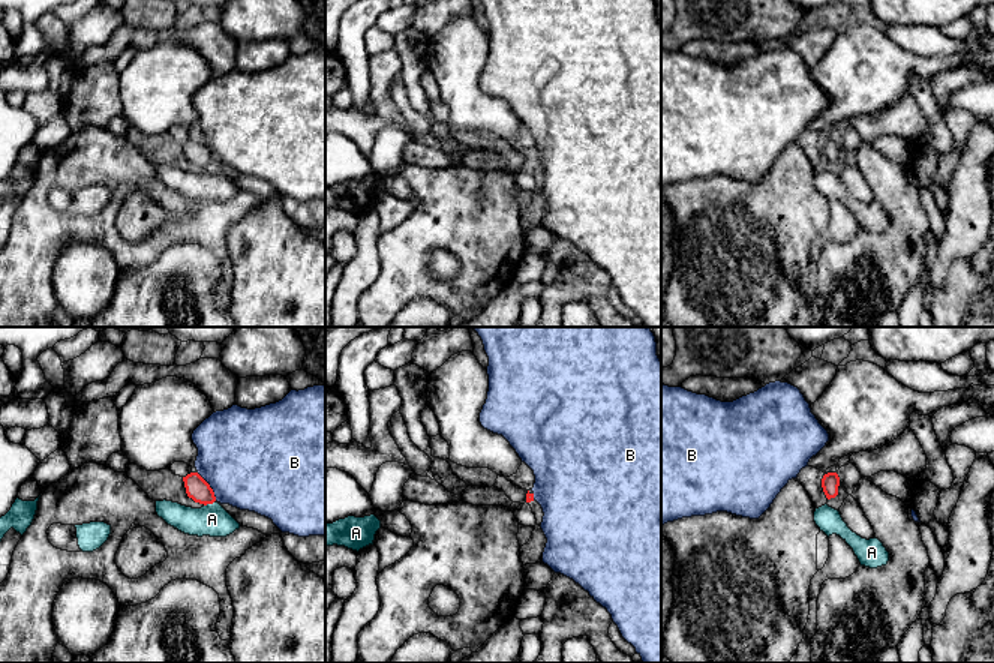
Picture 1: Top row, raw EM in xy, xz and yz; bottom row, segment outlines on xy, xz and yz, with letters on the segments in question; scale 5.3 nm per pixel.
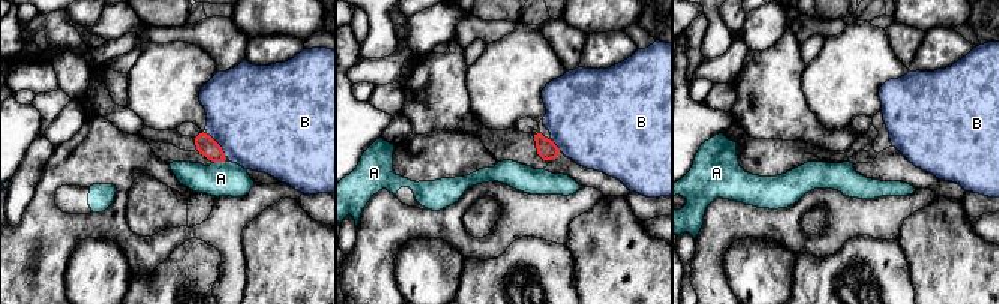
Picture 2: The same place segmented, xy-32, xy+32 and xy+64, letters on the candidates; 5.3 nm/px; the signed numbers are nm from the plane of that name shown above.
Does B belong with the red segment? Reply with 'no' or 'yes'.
no

